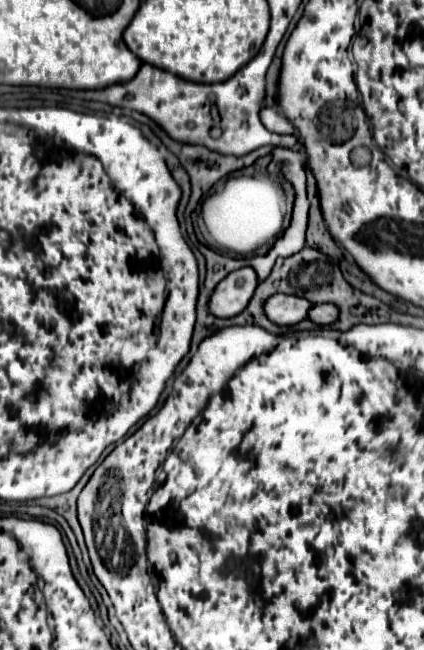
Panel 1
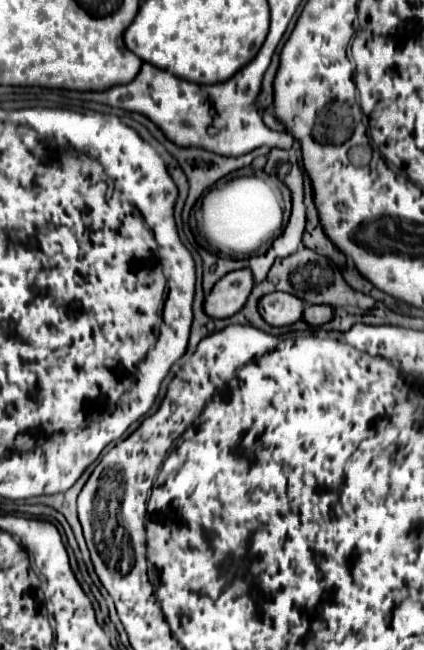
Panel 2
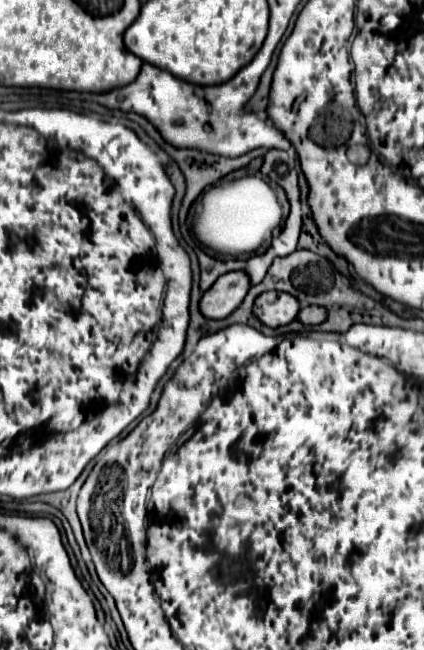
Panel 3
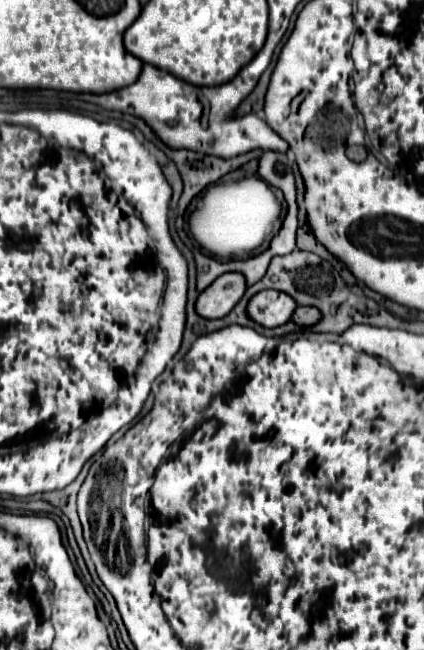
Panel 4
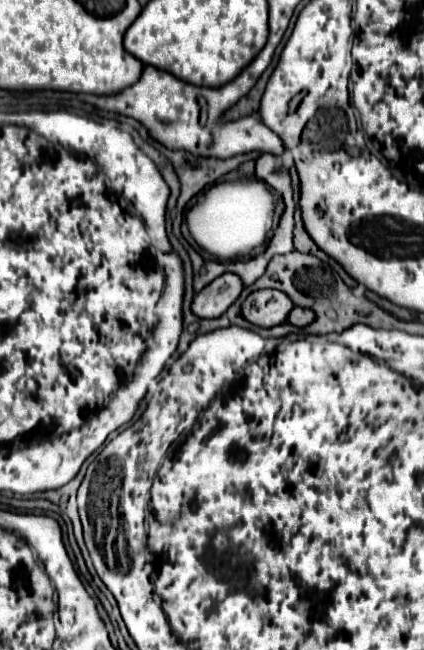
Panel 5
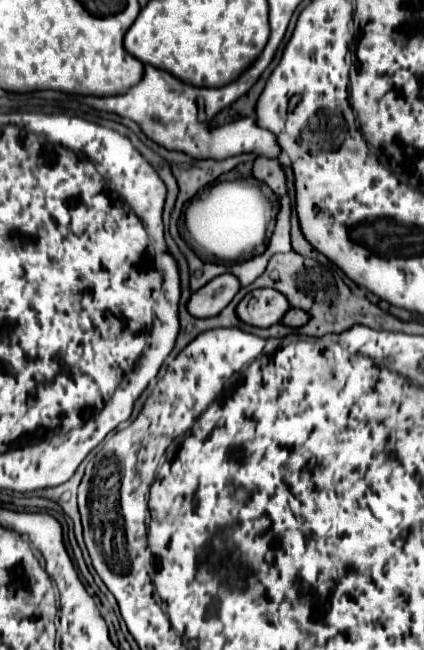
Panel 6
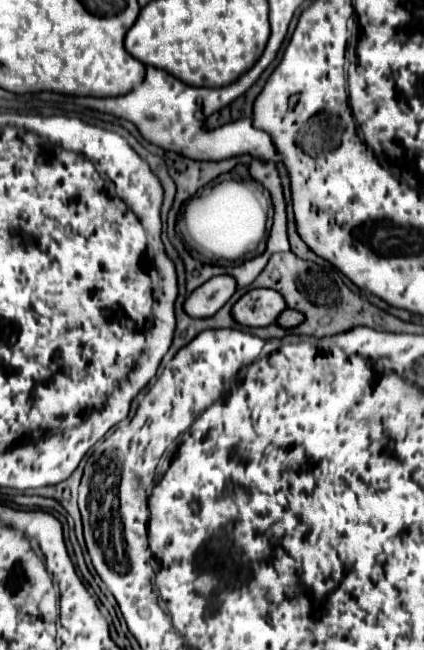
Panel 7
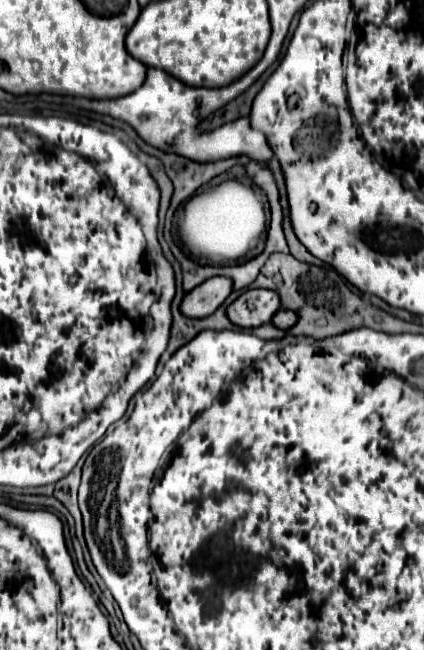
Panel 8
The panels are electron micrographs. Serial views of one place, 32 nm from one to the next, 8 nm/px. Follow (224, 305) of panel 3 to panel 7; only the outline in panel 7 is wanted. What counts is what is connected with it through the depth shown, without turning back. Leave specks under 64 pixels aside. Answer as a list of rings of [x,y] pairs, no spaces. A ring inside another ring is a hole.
[[[214,276],[186,296],[184,312],[190,318],[214,316],[214,312],[218,312],[234,292],[236,284],[232,276]]]

